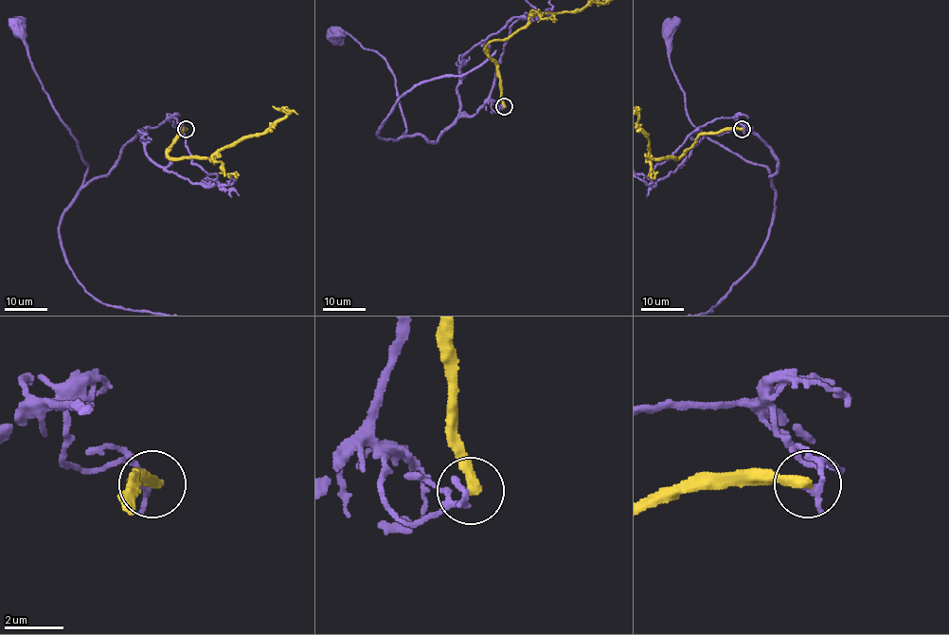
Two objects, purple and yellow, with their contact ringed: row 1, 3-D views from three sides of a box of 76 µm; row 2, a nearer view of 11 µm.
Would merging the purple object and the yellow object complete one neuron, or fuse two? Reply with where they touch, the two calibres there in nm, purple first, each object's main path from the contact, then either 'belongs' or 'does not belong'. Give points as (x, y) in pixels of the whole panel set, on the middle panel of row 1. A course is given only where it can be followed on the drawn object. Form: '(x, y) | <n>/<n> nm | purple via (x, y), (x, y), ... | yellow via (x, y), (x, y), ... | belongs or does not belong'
(504, 106) | 280/360 nm | purple via (503, 107), (494, 111), (488, 100), (435, 142), (402, 136), (404, 118), (387, 62), (350, 34), (334, 35) | yellow via (504, 107), (497, 66), (486, 45), (523, 28), (535, 14), (604, 3) | does not belong

